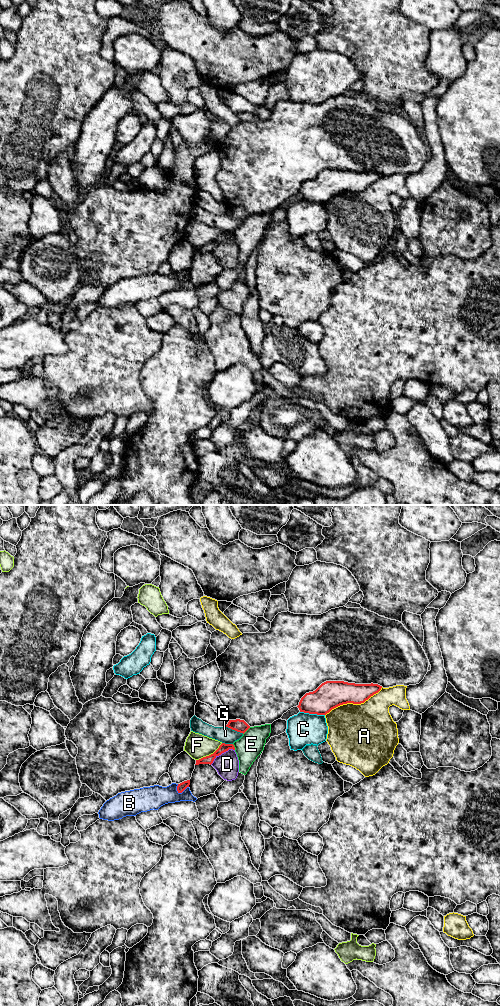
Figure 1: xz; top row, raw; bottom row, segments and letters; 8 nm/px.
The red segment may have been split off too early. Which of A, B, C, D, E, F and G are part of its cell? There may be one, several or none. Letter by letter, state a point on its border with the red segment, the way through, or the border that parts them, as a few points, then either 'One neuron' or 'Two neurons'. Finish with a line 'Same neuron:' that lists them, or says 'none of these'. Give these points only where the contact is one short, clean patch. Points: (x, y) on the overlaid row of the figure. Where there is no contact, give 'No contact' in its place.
A: Touches red at xz (353, 703). Two neurons
B: Touches red at xz (182, 791). Boundary: xz (188, 786), (181, 792), (176, 790). Two neurons
C: Touches red at xz (312, 713). Two neurons
D: Touches red at xz (221, 753). Boundary: xz (234, 749), (222, 752), (210, 764). Two neurons
E: Touches red at xz (246, 730). Boundary: xz (250, 727), (243, 734). Two neurons
F: Touches red at xz (209, 755). Boundary: xz (222, 743), (212, 753), (196, 760). Two neurons
G: Touches red at xz (234, 729). Boundary: xz (225, 726), (243, 733). Two neurons
Same neuron: none of these

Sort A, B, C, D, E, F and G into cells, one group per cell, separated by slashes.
A / B / C / D / E / F / G

